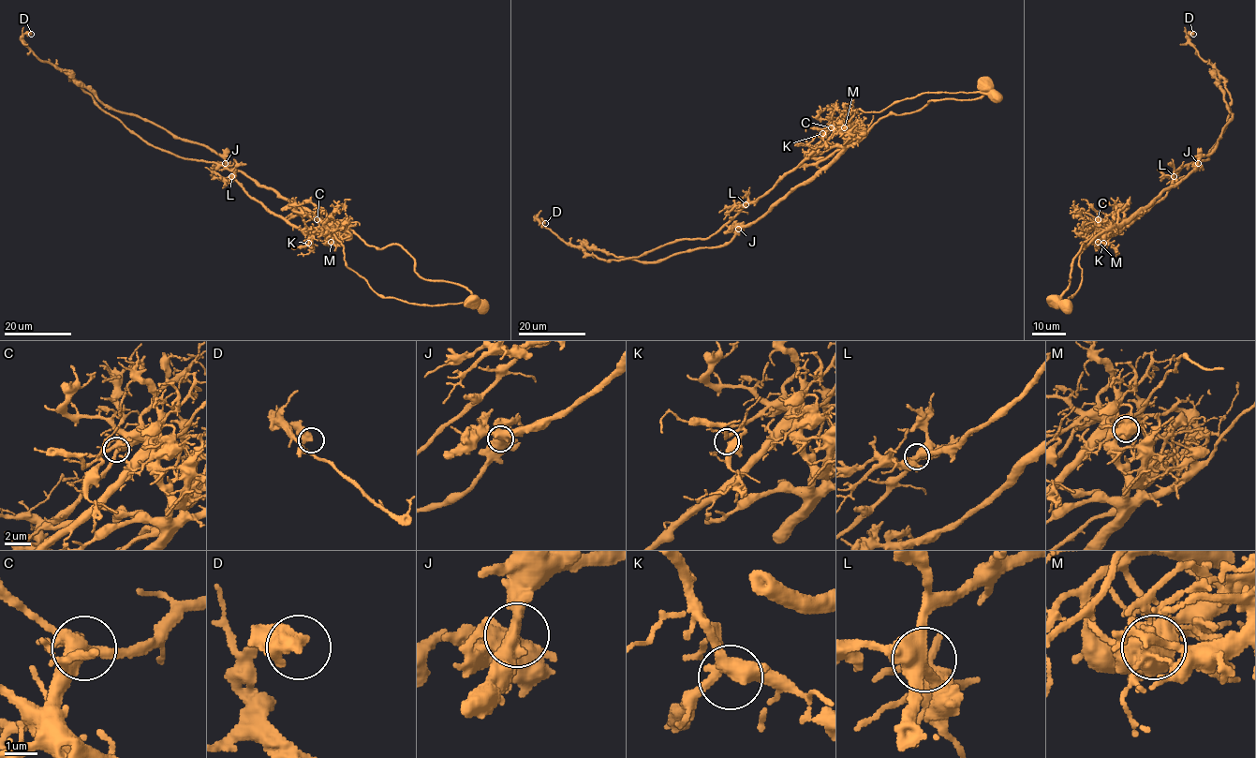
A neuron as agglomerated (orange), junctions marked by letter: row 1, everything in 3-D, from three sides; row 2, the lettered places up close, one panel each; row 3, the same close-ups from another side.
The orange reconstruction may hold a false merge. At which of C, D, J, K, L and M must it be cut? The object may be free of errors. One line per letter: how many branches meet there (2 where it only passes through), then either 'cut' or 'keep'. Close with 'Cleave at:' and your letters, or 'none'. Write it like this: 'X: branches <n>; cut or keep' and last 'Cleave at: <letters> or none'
C: branches 5; keep
D: branches 1; keep
J: branches 4; keep
K: branches 3; keep
L: branches 4; keep
M: branches 5; cut
Cleave at: M

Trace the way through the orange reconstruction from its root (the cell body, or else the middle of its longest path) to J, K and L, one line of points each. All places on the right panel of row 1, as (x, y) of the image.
J: (1056, 302), (1070, 285), (1072, 260), (1082, 245), (1084, 248), (1105, 230), (1121, 227), (1198, 163)
K: (1056, 302), (1060, 302), (1062, 305), (1079, 288), (1082, 245), (1097, 230), (1103, 243)
L: (1056, 302), (1070, 285), (1072, 260), (1082, 245), (1084, 248), (1119, 219), (1145, 214), (1165, 196), (1174, 176)

